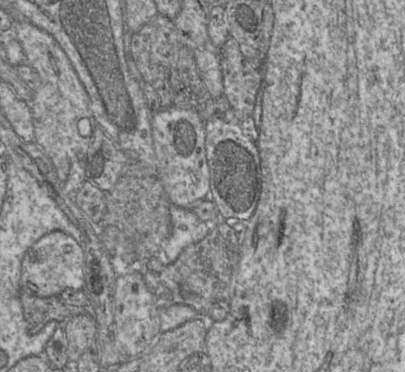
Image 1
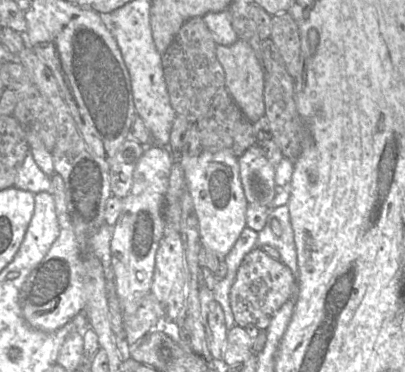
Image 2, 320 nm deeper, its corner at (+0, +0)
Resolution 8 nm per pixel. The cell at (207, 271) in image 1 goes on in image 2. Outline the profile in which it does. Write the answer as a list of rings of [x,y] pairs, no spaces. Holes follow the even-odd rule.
[[[255,247],[243,258],[229,293],[230,307],[237,326],[243,328],[255,326],[266,330],[274,314],[289,300],[293,300],[296,292],[297,278],[279,259],[276,260]]]

